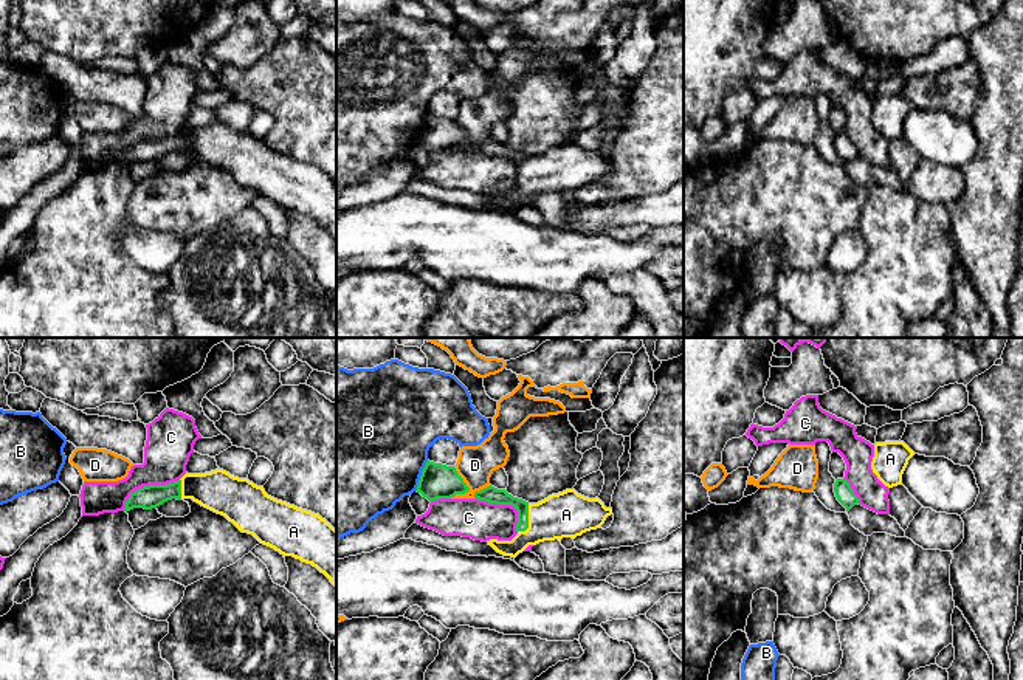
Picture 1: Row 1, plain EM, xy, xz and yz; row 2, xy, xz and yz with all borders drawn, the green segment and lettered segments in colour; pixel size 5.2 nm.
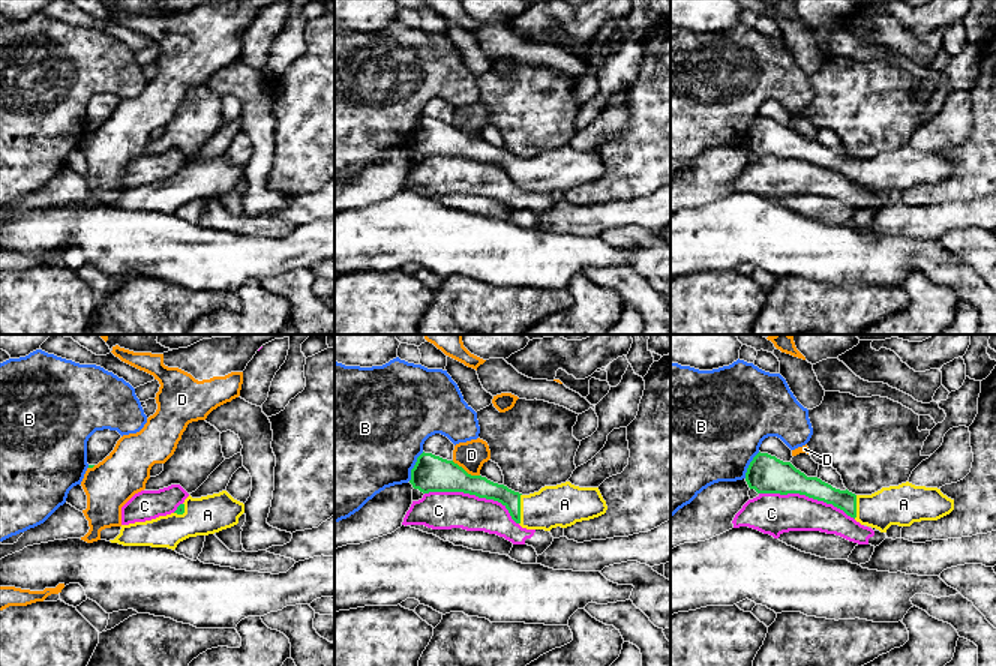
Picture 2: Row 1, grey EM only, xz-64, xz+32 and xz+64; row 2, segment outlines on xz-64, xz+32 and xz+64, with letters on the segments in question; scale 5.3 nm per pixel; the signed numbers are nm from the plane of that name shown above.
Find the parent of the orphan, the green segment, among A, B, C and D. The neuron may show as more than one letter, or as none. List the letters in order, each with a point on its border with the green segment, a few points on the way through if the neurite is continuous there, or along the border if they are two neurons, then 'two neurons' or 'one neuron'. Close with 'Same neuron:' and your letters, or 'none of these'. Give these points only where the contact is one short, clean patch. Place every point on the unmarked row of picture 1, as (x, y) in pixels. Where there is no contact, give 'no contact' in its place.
A: contact xz (527, 174); way xz (490, 147), (513, 154), (527, 174), (547, 174), (566, 168); one neuron
B: contact xz (420, 129); border xz (428, 113), (416, 143); two neurons
C: contact xy (146, 140); two neurons
D: contact xz (468, 141); border xz (453, 120), (468, 143), (450, 151); two neurons
Same neuron: A

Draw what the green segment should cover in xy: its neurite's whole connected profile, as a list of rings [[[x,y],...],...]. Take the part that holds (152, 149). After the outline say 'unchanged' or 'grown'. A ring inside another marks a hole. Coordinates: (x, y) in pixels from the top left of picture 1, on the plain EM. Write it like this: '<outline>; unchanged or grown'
[[[223,122],[186,125],[174,136],[143,139],[130,147],[124,164],[152,163],[172,152],[192,152],[225,169],[260,197],[312,217],[336,240],[336,183],[319,167],[277,153],[264,139]]]; grown

